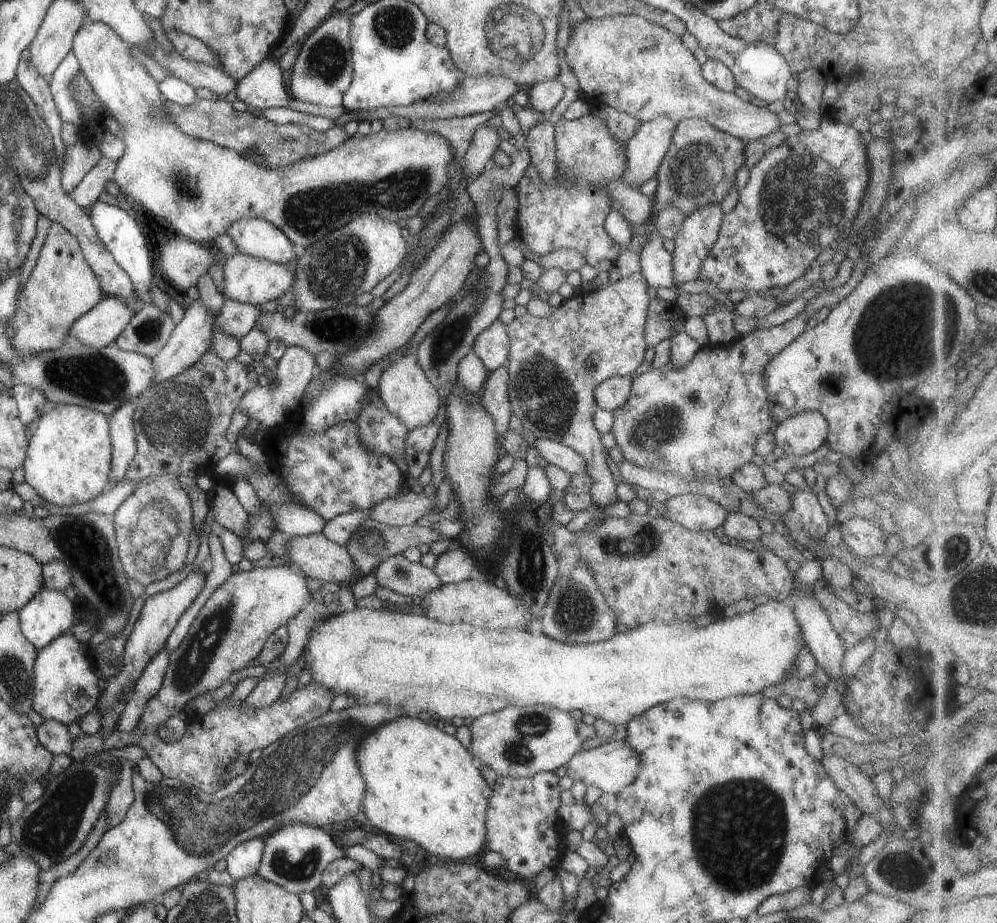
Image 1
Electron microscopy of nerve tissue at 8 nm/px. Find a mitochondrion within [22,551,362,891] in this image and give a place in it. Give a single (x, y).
(192, 660)

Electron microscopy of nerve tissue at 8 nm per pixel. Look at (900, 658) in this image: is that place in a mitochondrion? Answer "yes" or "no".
no

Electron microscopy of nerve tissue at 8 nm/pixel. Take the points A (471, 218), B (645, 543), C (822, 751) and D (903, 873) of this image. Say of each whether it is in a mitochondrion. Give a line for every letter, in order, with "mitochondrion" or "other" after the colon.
A: other
B: mitochondrion
C: other
D: mitochondrion

